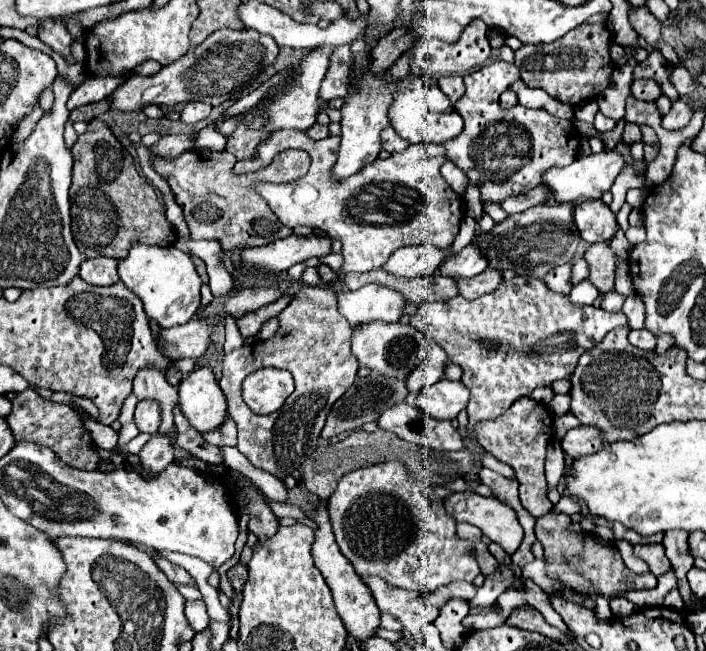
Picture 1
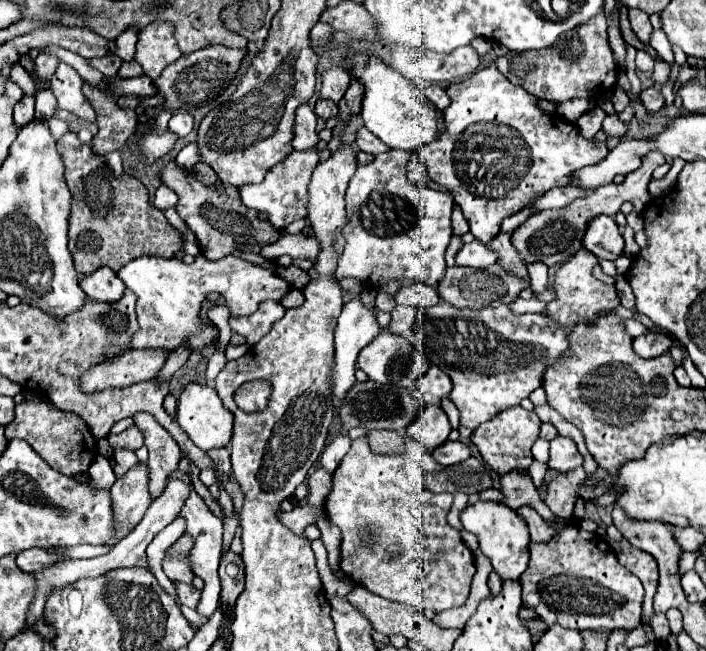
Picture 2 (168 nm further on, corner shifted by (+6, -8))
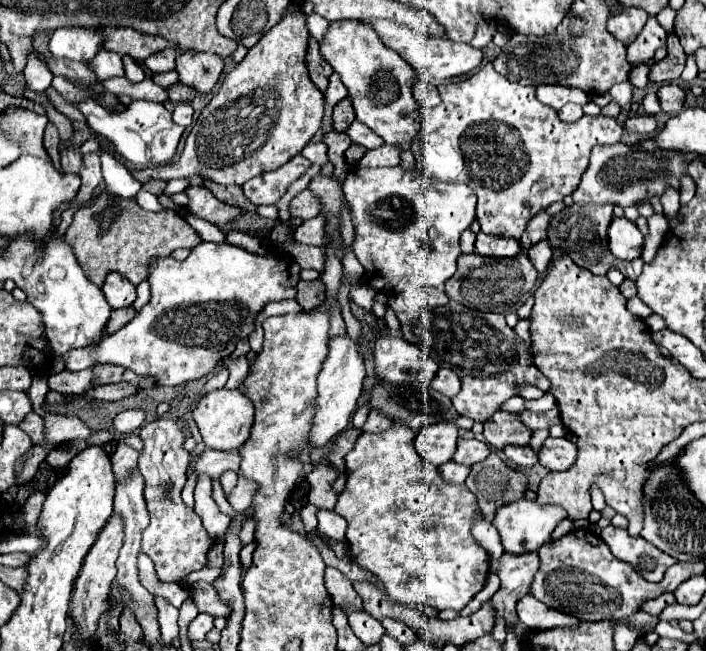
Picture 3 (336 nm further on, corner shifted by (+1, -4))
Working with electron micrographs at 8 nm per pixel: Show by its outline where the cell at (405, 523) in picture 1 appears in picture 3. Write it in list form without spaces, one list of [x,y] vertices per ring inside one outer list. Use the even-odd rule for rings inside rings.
[[[394,424],[380,434],[362,432],[354,448],[344,456],[348,482],[334,510],[348,522],[346,540],[350,544],[350,560],[372,572],[394,602],[432,606],[438,610],[462,610],[482,590],[490,568],[486,550],[480,548],[470,534],[478,506],[470,490],[446,484],[438,476],[438,470],[418,456],[414,436],[416,434],[402,424]]]

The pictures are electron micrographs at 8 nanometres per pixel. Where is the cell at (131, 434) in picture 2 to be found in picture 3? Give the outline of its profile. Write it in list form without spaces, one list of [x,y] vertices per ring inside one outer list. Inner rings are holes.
[[[120,442],[118,448],[116,448],[116,454],[110,458],[112,460],[112,468],[114,468],[114,474],[116,474],[116,480],[122,480],[126,478],[126,472],[130,472],[136,462],[138,462],[138,450],[134,450],[132,446]]]

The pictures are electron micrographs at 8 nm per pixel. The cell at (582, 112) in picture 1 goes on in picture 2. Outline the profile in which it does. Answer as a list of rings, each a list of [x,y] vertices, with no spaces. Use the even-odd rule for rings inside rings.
[[[575,98],[575,100],[555,104],[555,108],[557,108],[557,114],[567,118],[569,122],[575,122],[583,112],[589,110],[589,102],[585,98]]]

